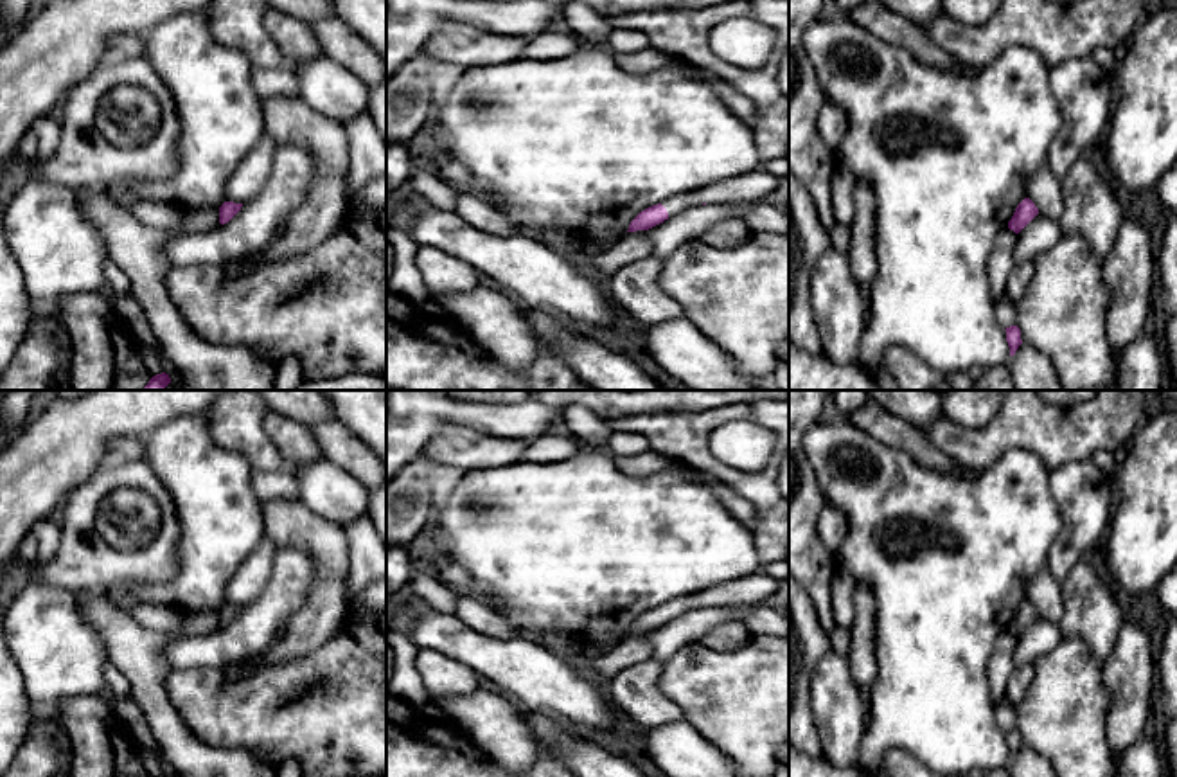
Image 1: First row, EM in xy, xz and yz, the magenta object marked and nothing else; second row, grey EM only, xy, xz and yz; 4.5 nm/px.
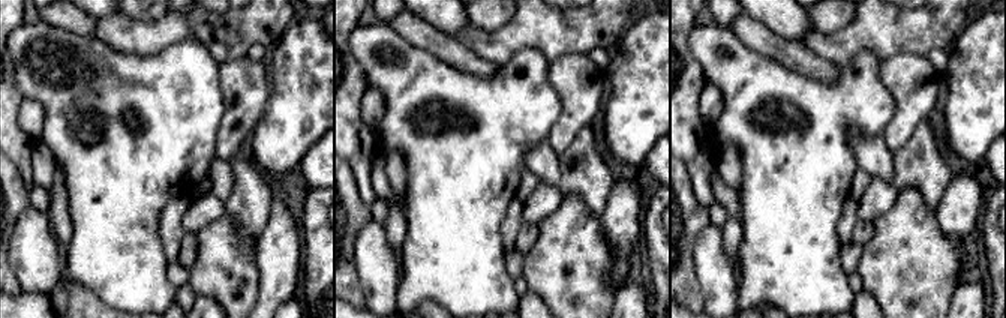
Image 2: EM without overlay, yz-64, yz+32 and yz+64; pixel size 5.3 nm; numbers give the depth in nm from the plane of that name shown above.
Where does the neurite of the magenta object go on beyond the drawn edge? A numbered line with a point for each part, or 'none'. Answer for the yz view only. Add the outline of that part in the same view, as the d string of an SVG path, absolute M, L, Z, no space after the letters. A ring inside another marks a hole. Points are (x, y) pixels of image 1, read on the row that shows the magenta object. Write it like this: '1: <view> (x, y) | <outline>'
none

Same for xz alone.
1: xz (752, 186) | M753 169L749 173L724 178L685 194L676 194L661 201L661 205L667 209L668 216L676 216L679 210L701 203L753 203L776 191L778 183L778 176L767 171Z

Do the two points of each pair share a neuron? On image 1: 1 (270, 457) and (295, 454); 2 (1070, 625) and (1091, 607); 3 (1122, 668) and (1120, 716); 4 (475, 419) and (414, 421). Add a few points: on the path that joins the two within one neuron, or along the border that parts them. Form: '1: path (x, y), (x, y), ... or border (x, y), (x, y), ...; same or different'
1: border (266, 416), (266, 436), (286, 464); different
2: path (1075, 623), (1086, 612); same
3: path (1122, 680), (1122, 704); same
4: path (460, 414), (428, 414); same

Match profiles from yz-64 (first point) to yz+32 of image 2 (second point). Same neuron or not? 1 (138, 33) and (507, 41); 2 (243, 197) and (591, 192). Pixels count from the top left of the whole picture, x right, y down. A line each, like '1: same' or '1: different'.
1: same
2: same

